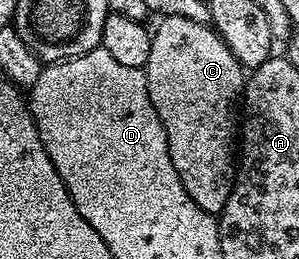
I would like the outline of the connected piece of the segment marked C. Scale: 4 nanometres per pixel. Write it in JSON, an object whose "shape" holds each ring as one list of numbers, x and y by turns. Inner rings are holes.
{"shape":[[183,16,163,17,157,23,151,34,152,48,144,70,149,98,160,115,172,165,180,175,185,190,201,210,217,216,227,205,228,195,234,186,238,114,246,73,210,25,195,23]]}

